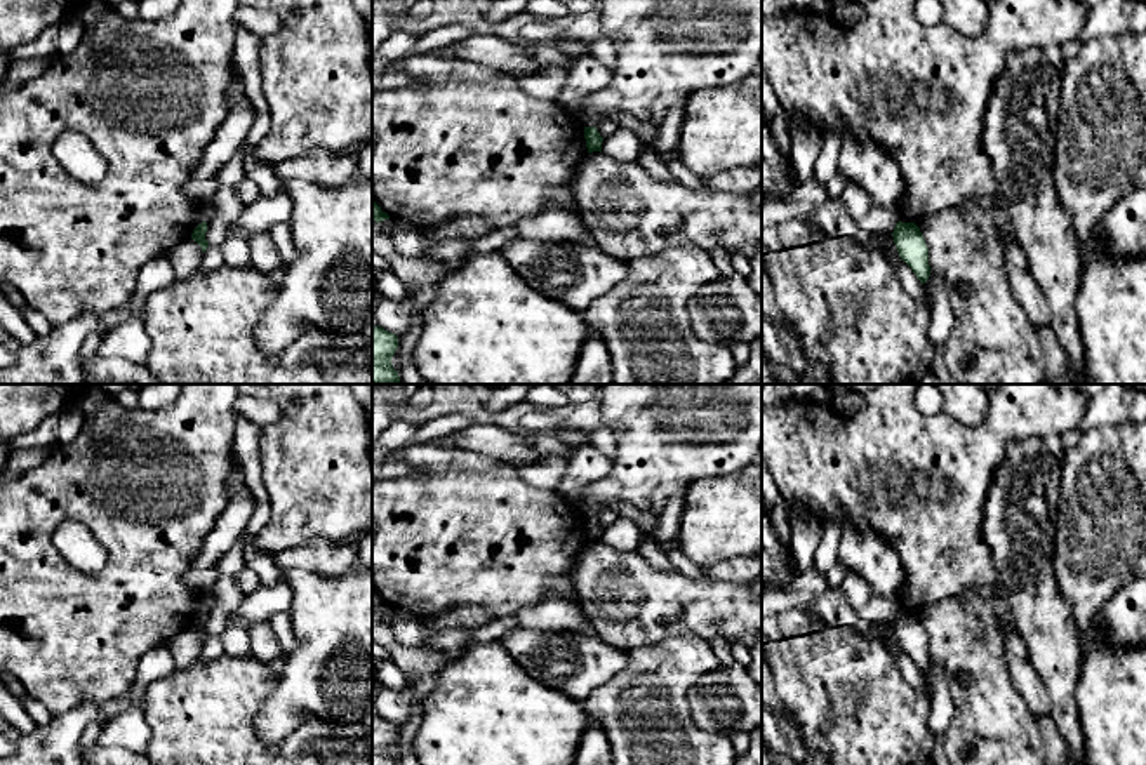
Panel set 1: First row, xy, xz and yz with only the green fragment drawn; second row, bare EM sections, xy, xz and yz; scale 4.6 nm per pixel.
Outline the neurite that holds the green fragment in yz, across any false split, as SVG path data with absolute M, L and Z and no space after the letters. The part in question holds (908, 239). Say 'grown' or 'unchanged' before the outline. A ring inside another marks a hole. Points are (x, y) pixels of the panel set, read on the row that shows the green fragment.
unchanged; M897 223L894 228L894 243L899 257L911 268L922 285L930 276L929 249L920 228L915 223Z

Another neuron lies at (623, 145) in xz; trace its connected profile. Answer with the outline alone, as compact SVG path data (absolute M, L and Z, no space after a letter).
M624 125L602 141L602 153L619 162L638 162L643 148L645 143Z

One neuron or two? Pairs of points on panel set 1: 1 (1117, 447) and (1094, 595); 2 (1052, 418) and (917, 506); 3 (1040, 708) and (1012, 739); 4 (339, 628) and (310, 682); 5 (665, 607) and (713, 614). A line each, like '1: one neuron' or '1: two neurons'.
1: one neuron
2: one neuron
3: two neurons
4: one neuron
5: one neuron

